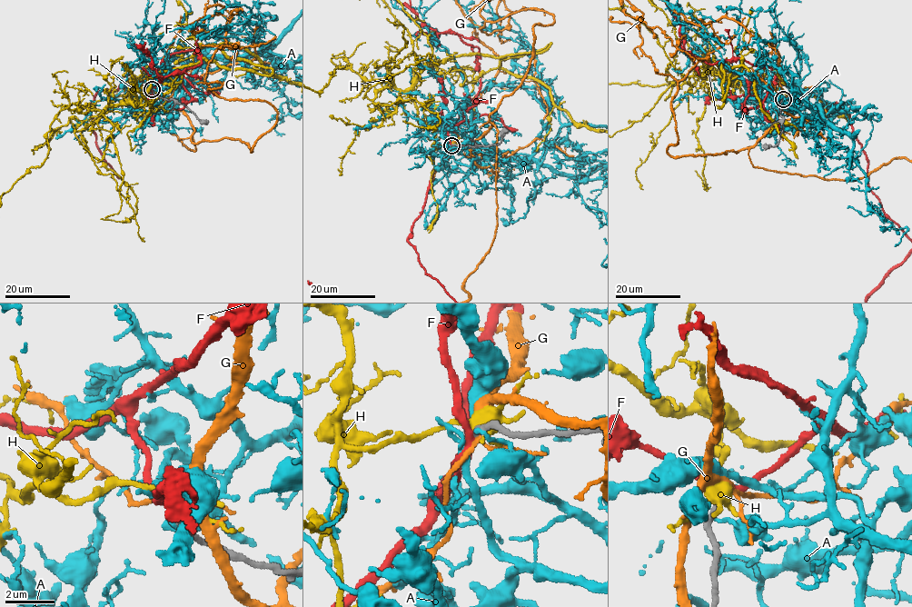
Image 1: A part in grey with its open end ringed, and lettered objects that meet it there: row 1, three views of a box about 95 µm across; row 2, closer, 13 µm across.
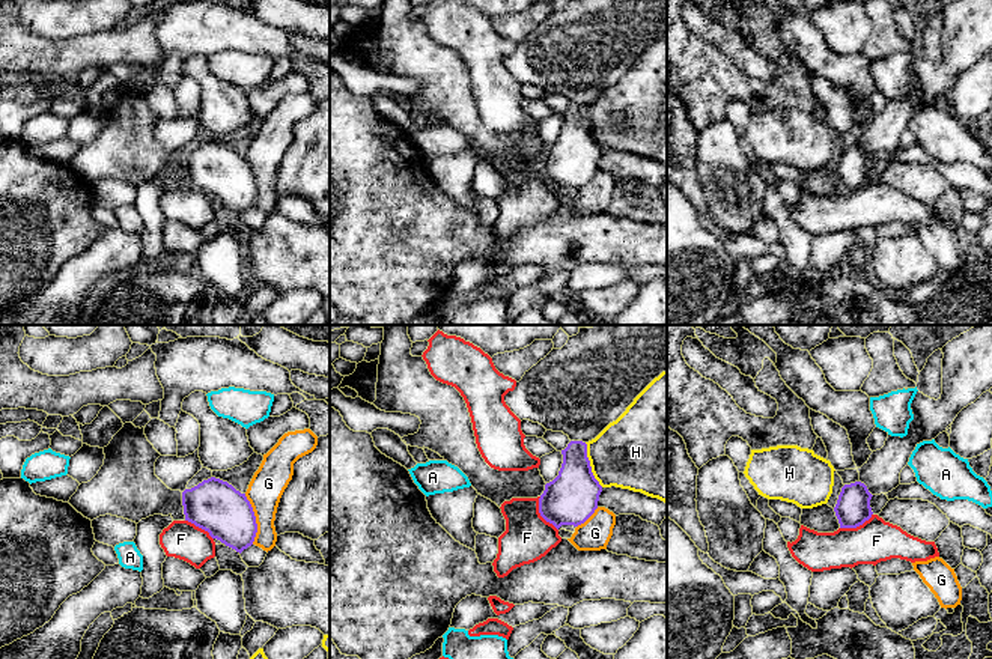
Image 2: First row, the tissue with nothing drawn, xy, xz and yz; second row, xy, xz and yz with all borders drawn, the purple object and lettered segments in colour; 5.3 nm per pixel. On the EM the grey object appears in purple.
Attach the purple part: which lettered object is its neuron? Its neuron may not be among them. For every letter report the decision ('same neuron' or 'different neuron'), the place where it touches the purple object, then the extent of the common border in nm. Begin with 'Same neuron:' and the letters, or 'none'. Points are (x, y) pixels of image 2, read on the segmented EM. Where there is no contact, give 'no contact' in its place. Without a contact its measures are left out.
Same neuron: none
A: different neuron; no contact
F: different neuron; meets purple in xz at (541, 515); contact 200 nm long
G: different neuron; meets purple in xy at (255, 519); contact 280 nm long
H: different neuron; meets purple in xz at (589, 465); contact 260 nm long

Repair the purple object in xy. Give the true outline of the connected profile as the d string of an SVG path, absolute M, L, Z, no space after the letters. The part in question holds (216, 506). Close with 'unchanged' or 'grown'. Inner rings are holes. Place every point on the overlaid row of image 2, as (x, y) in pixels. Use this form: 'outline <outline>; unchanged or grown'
outline M211 477L182 492L185 521L209 533L212 539L242 552L253 545L257 524L245 493L227 481Z; unchanged

